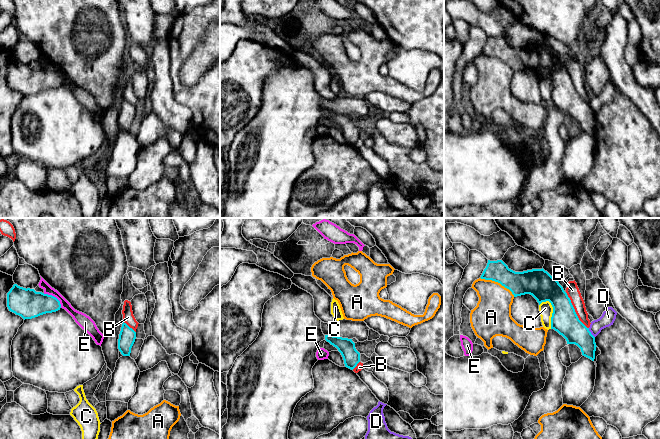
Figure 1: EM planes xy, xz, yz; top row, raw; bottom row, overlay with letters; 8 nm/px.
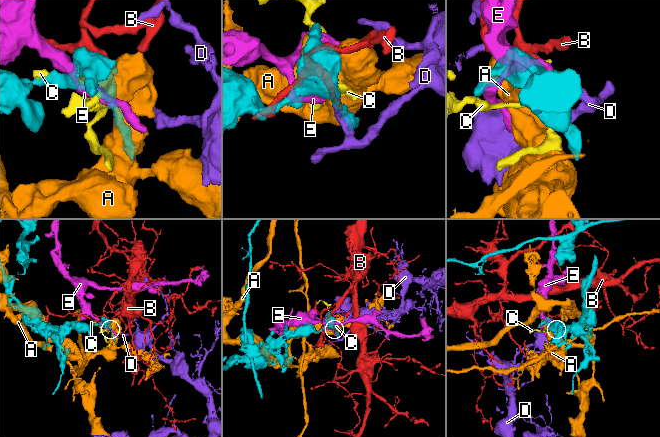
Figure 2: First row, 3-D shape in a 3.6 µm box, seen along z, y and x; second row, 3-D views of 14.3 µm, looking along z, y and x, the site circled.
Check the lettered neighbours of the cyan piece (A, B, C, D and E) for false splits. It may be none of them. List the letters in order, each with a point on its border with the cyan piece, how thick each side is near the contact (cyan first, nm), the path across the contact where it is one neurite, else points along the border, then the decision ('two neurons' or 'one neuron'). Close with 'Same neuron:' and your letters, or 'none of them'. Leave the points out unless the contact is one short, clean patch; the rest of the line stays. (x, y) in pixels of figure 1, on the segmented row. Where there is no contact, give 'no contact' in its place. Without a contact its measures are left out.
A: meets cyan in yz at (498, 282); 190 nm thick on the cyan side, 280 nm on the other; two neurons
B: meets cyan in yz at (574, 310); 220 nm thick on the cyan side, 110 nm on the other; two neurons
C: meets cyan in yz at (553, 312); 220 nm thick on the cyan side, 110 nm on the other; border along yz (542, 301), (548, 301), (552, 307), (551, 328); two neurons
D: meets cyan in yz at (590, 333); 220 nm thick on the cyan side, 120 nm on the other; border along yz (588, 328), (594, 337); two neurons
E: meets cyan in xy at (53, 296); 240 nm thick on the cyan side, 80 nm on the other; two neurons
Same neuron: none of them

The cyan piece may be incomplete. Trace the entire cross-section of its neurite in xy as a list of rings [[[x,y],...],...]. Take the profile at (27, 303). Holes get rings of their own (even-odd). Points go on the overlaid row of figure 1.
[[[14,284],[7,293],[9,311],[25,319],[32,319],[46,313],[60,310],[60,301],[48,294],[36,292],[34,289],[23,288]]]

